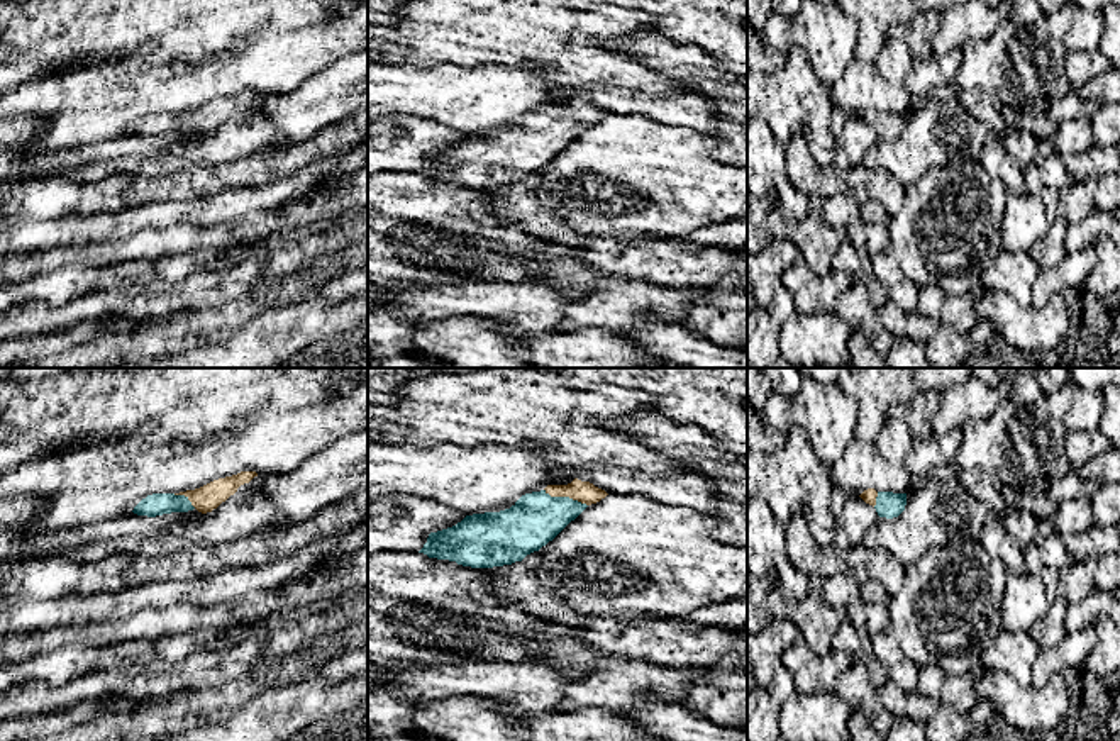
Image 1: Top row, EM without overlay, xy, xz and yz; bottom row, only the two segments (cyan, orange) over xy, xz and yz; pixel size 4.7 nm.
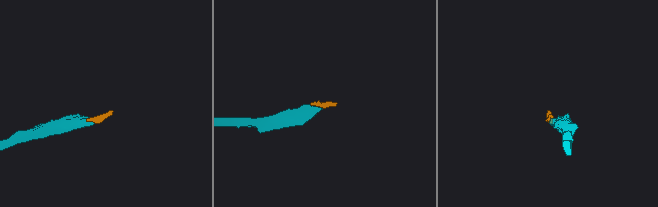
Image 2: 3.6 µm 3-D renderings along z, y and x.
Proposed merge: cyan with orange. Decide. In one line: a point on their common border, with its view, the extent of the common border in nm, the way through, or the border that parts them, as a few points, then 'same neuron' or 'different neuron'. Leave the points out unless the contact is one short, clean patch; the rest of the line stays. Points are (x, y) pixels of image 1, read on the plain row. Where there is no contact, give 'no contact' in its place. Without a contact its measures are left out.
meets cyan in xz at (566, 117); contact 220 nm long; runs through xz (536, 138), (566, 117), (585, 112); same neuron

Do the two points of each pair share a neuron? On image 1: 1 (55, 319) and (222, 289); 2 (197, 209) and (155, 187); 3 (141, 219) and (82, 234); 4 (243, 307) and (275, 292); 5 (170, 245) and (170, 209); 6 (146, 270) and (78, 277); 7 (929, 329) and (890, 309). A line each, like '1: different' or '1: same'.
1: same
2: different
3: same
4: same
5: different
6: same
7: same

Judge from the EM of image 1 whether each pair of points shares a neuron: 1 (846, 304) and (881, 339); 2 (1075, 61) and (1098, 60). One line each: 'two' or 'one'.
1: one
2: one

